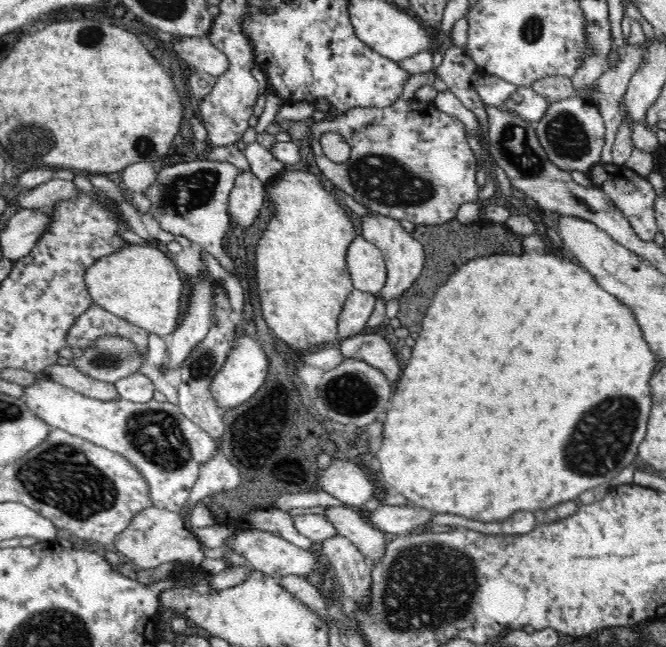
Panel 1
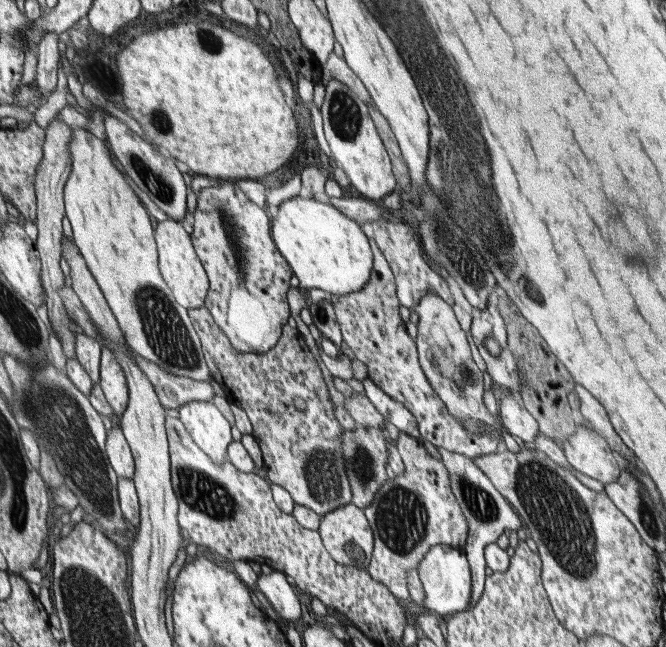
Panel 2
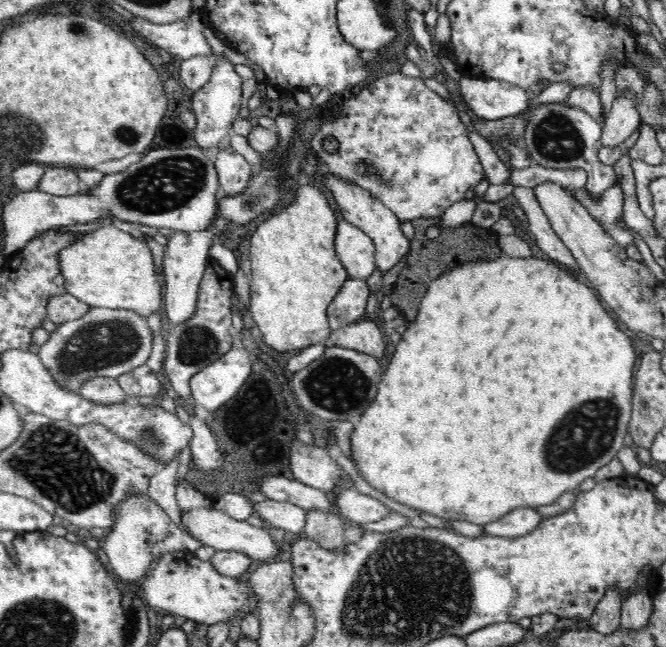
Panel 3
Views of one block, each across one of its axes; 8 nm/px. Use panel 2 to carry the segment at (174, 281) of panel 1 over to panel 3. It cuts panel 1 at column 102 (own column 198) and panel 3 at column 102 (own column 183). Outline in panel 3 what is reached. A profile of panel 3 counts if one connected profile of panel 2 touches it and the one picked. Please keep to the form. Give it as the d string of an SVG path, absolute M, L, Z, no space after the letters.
M106 228L88 232L84 244L80 242L74 248L60 250L58 258L60 274L64 274L64 288L78 300L110 310L132 310L146 320L160 320L166 286L160 278L164 272L156 268L156 260L146 242L132 238L128 232Z

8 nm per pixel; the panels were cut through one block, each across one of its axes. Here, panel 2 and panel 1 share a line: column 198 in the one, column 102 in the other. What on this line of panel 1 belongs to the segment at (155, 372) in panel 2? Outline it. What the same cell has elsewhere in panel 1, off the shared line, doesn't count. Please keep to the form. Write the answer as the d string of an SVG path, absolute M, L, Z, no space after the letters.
M50 364L50 366L46 366L46 374L52 376L52 380L56 380L58 384L64 384L64 386L68 386L68 388L72 388L72 390L88 396L88 398L100 400L100 402L114 402L120 398L116 384L88 378L86 374L80 374L72 366Z

